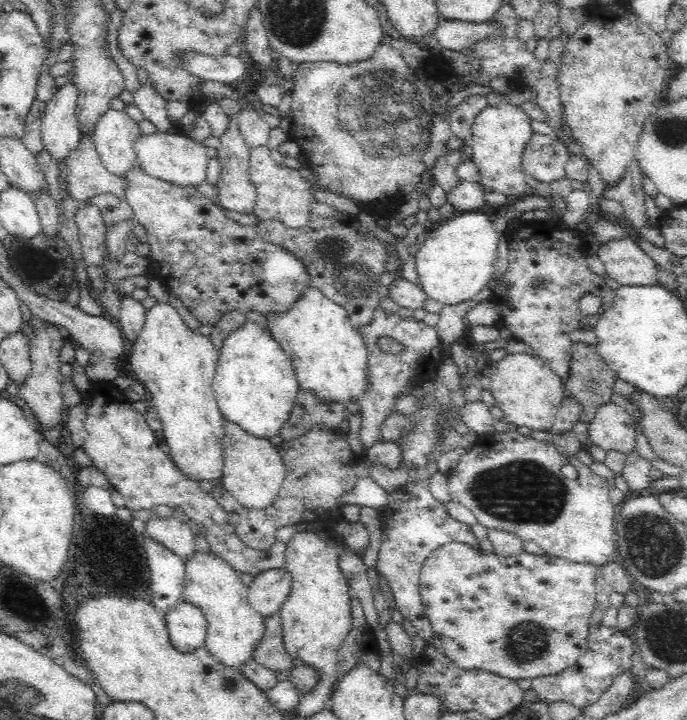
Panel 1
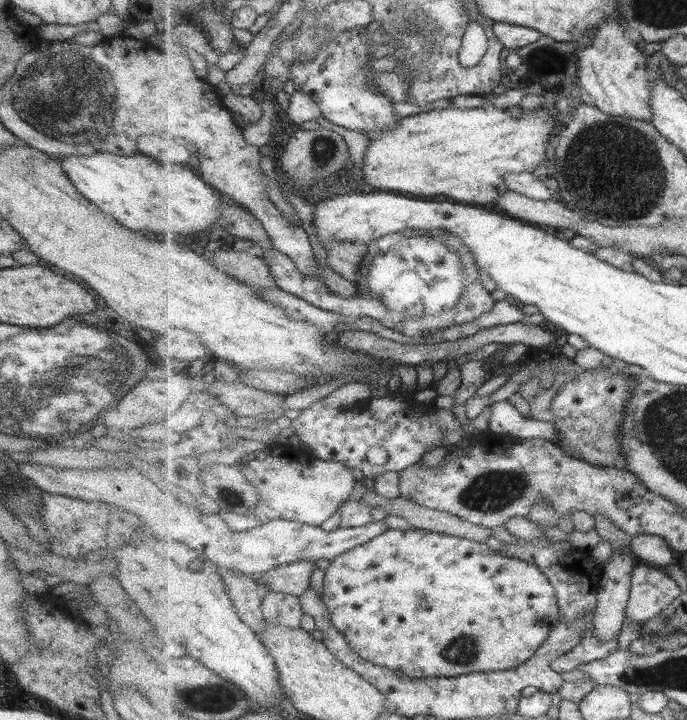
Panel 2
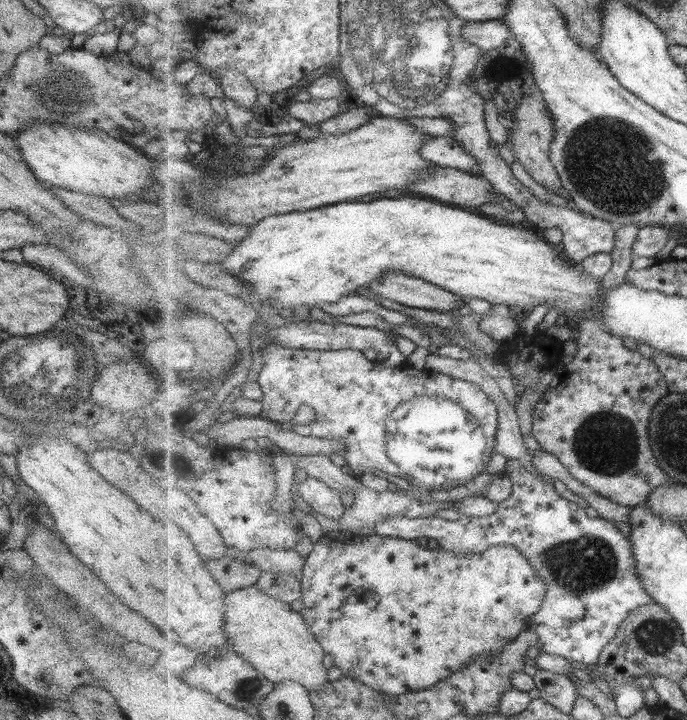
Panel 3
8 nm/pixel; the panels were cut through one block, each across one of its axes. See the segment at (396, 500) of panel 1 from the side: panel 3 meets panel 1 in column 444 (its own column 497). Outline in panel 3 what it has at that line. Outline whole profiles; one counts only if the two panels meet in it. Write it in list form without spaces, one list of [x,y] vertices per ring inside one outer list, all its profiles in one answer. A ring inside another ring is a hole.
[[[509,459],[505,465],[504,474],[510,478],[513,484],[513,491],[505,501],[500,503],[499,508],[497,508],[496,511],[489,516],[472,516],[466,519],[461,517],[456,521],[444,520],[443,518],[439,518],[437,516],[432,516],[429,518],[387,517],[384,518],[384,521],[375,523],[373,528],[374,534],[391,538],[401,538],[403,540],[418,540],[422,542],[426,539],[432,538],[432,540],[435,540],[435,542],[445,550],[455,551],[456,553],[477,554],[481,551],[487,550],[487,548],[491,548],[491,546],[497,546],[497,544],[509,544],[509,546],[517,548],[517,550],[521,551],[530,560],[530,563],[538,570],[538,573],[542,576],[542,579],[548,586],[546,600],[544,600],[542,609],[533,618],[531,618],[531,622],[528,624],[528,628],[526,628],[526,630],[531,630],[539,634],[540,641],[537,646],[539,652],[559,655],[565,659],[569,659],[570,661],[575,660],[575,662],[583,662],[588,665],[597,664],[599,662],[602,650],[606,648],[606,646],[609,645],[616,636],[618,636],[620,626],[622,626],[623,622],[627,620],[630,613],[635,609],[655,602],[654,596],[646,589],[646,586],[643,584],[642,578],[638,573],[638,562],[636,561],[634,550],[632,549],[632,542],[629,540],[629,537],[625,536],[625,534],[623,534],[623,532],[621,532],[621,530],[613,524],[613,521],[608,521],[607,519],[601,517],[589,518],[589,516],[587,516],[587,512],[585,512],[585,509],[581,508],[579,504],[566,500],[563,496],[560,496],[552,484],[546,484],[544,481],[545,476],[543,474],[534,474],[534,472],[525,468],[521,464],[520,460]],[[579,602],[583,602],[583,606],[585,606],[585,614],[583,614],[583,618],[581,618],[581,620],[577,620],[577,622],[575,622],[575,620],[571,620],[571,618],[567,618],[567,616],[581,616],[581,614],[579,614],[579,610],[581,610],[581,608],[579,608]]]

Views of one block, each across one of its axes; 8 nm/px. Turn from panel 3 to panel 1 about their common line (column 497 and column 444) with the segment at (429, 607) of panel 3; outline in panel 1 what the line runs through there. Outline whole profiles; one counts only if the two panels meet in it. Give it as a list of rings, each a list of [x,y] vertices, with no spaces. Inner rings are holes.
[[[450,542],[440,549],[432,551],[432,554],[424,561],[419,574],[419,593],[423,602],[424,612],[431,622],[434,634],[441,640],[445,655],[458,668],[462,670],[483,670],[497,674],[502,678],[522,680],[522,678],[538,678],[550,676],[562,672],[576,661],[589,648],[587,638],[591,616],[596,604],[596,591],[594,578],[600,573],[600,567],[590,564],[580,564],[567,561],[563,558],[548,556],[546,554],[534,555],[527,551],[520,554],[502,555],[498,553],[486,554],[479,548],[474,548],[467,543]]]

